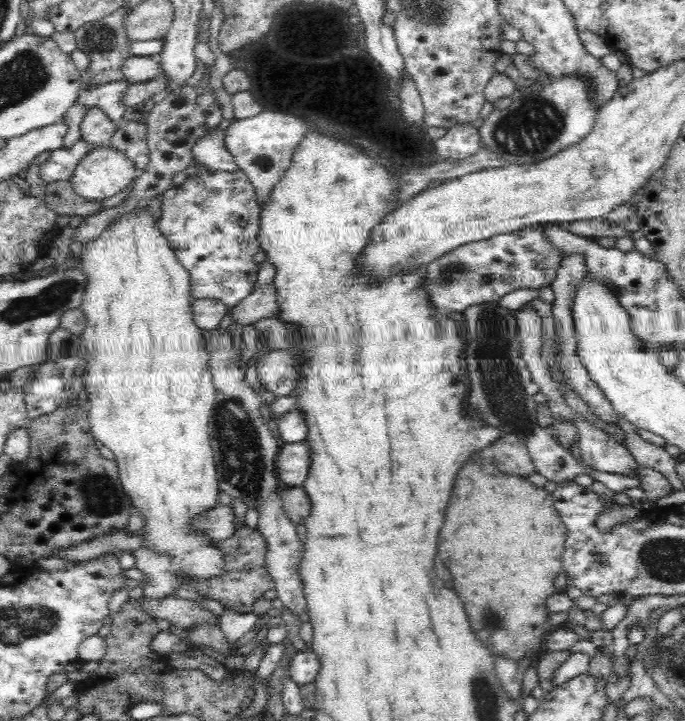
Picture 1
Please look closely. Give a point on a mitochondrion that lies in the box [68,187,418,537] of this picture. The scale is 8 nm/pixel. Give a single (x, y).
(237, 441)

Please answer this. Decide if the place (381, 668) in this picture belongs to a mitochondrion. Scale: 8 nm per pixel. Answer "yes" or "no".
no

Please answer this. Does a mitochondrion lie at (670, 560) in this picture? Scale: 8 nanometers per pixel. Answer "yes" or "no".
yes

